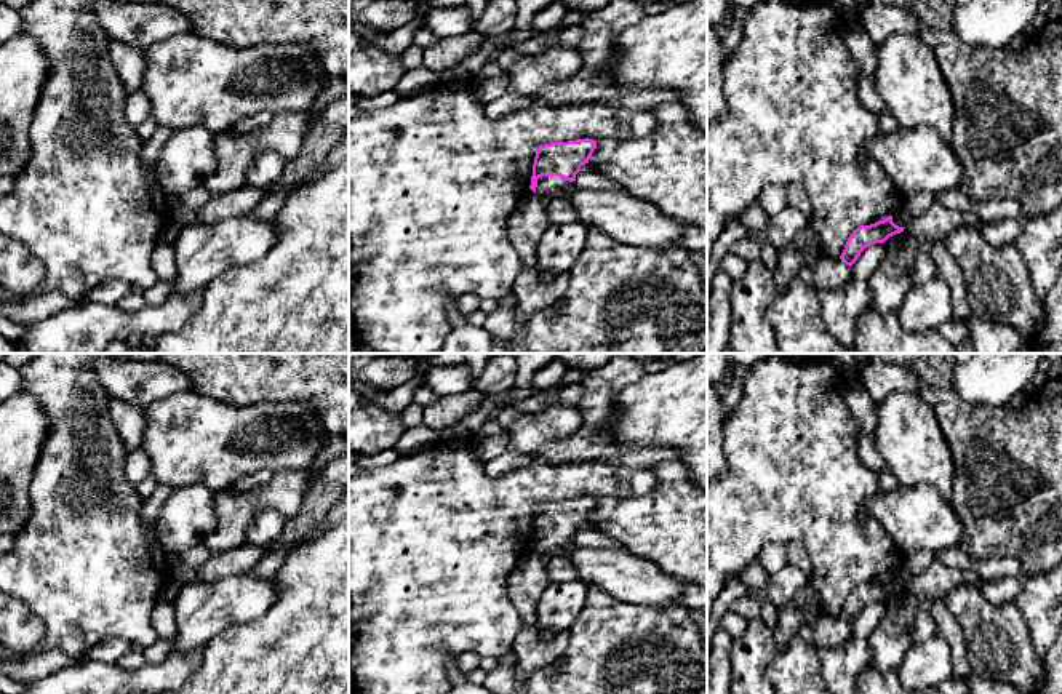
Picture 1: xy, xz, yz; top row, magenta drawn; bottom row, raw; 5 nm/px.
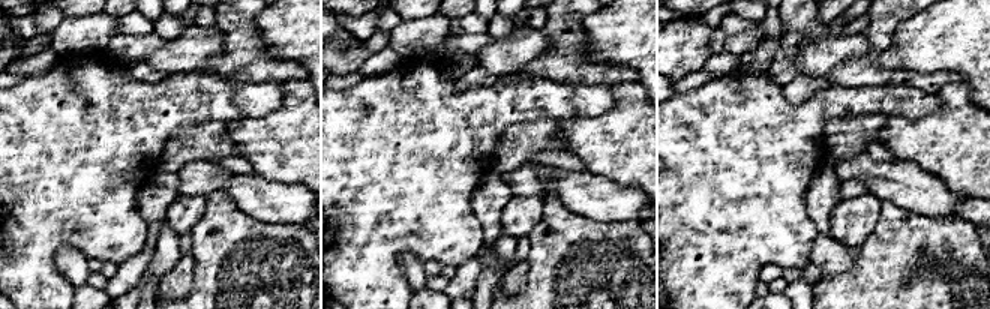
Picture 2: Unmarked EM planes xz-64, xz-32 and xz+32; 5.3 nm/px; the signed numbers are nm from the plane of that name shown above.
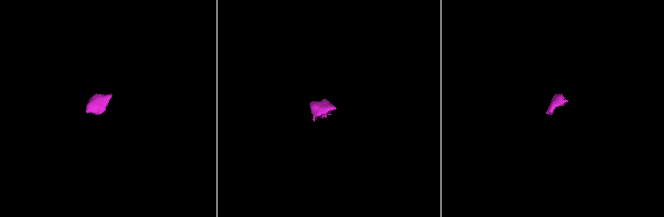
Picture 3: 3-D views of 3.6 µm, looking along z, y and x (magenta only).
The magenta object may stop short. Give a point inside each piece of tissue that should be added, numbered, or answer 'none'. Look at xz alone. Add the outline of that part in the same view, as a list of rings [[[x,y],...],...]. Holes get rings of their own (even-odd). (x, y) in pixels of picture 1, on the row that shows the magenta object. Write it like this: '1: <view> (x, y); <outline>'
1: xz (546, 184); [[[542,176],[537,179],[537,187],[536,187],[536,193],[539,197],[549,193],[549,192],[555,192],[560,187],[563,187],[565,184],[568,184],[569,181],[560,177],[560,176]]]

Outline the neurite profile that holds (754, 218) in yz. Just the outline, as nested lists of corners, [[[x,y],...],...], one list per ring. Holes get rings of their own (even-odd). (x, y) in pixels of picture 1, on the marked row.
[[[757,200],[752,201],[741,216],[741,222],[750,232],[765,232],[768,221],[769,221],[769,217],[766,216],[763,206]]]

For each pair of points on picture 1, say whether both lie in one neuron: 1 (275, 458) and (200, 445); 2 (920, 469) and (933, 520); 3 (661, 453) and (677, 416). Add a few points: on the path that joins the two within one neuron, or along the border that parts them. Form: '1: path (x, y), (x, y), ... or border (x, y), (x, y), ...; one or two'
1: path (256, 445), (219, 445); one
2: border (904, 486), (930, 485), (947, 502); two
3: border (627, 443), (666, 445), (675, 448), (682, 456); two

